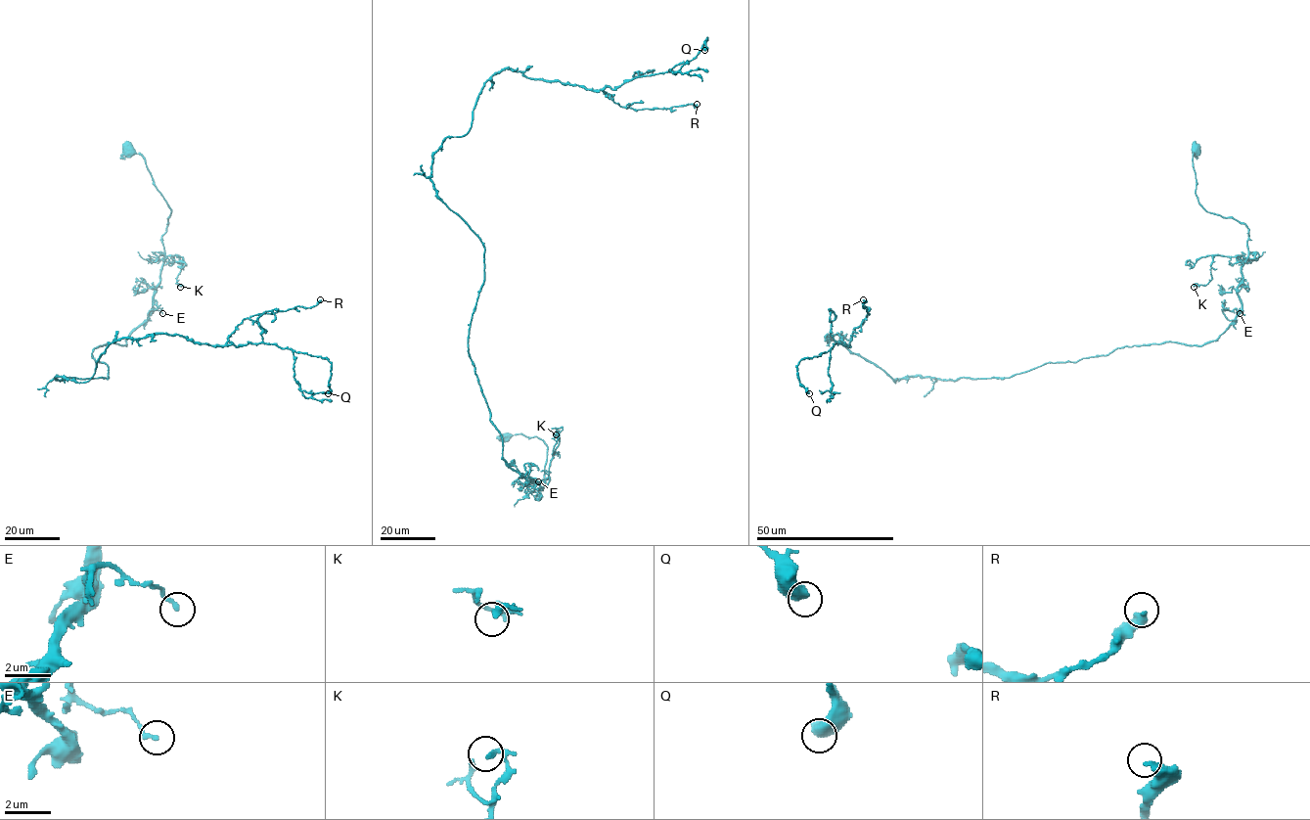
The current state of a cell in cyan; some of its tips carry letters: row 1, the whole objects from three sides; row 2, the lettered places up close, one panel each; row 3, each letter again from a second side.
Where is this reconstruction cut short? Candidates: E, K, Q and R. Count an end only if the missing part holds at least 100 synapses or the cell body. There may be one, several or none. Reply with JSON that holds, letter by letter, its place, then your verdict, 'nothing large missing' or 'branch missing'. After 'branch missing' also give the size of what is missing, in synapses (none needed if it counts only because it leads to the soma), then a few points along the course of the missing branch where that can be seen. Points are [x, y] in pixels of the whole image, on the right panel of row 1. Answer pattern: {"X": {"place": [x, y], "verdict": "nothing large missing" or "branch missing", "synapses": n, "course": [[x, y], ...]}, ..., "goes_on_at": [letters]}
{"E": {"place": [1240, 313], "verdict": "nothing large missing"}, "K": {"place": [1194, 287], "verdict": "nothing large missing"}, "Q": {"place": [809, 393], "verdict": "nothing large missing"}, "R": {"place": [863, 299], "verdict": "nothing large missing"}, "goes_on_at": []}

